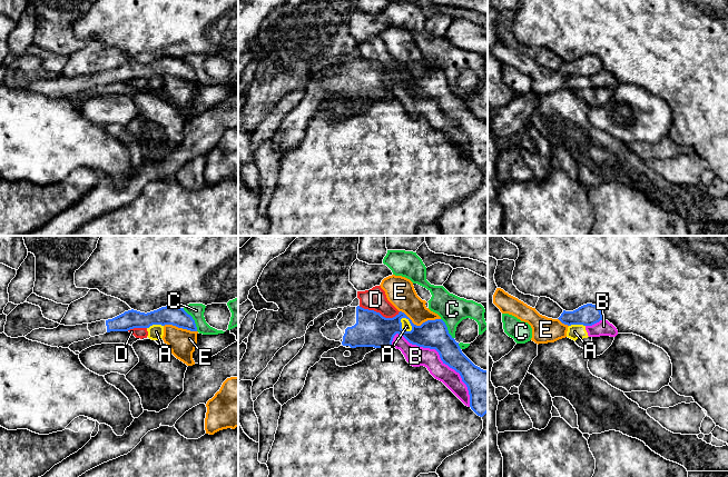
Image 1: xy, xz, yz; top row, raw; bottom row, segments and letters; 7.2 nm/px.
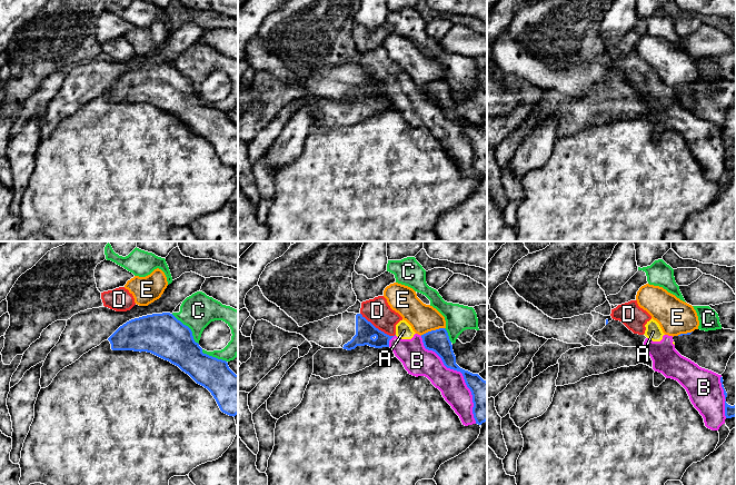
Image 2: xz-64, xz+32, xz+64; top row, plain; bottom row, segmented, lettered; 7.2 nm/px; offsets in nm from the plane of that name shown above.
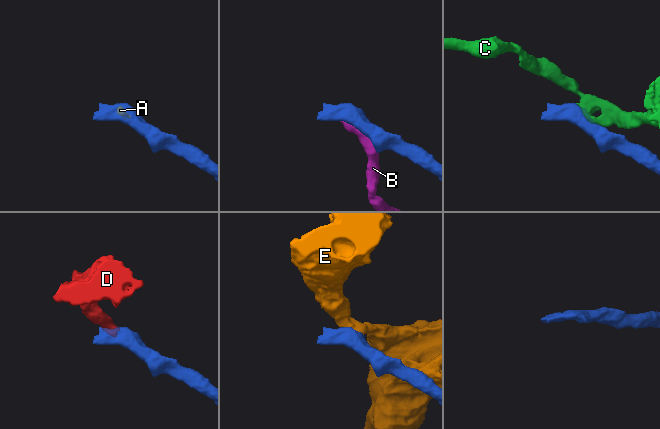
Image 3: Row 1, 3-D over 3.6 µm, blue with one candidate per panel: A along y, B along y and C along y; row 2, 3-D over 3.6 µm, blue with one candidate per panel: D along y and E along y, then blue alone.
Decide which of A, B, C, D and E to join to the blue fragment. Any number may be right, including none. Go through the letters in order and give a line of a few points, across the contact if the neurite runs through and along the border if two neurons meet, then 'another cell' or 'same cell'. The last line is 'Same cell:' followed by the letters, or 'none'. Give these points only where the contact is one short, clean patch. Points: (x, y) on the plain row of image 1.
A: line xz (402, 68), (409, 72), (411, 77), (410, 82); another cell
B: another cell
C: another cell
D: line xz (358, 57), (379, 62), (385, 68), (394, 68), (400, 62); another cell
E: another cell
Same cell: none

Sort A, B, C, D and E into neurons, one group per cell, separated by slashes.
A B D / C / E

